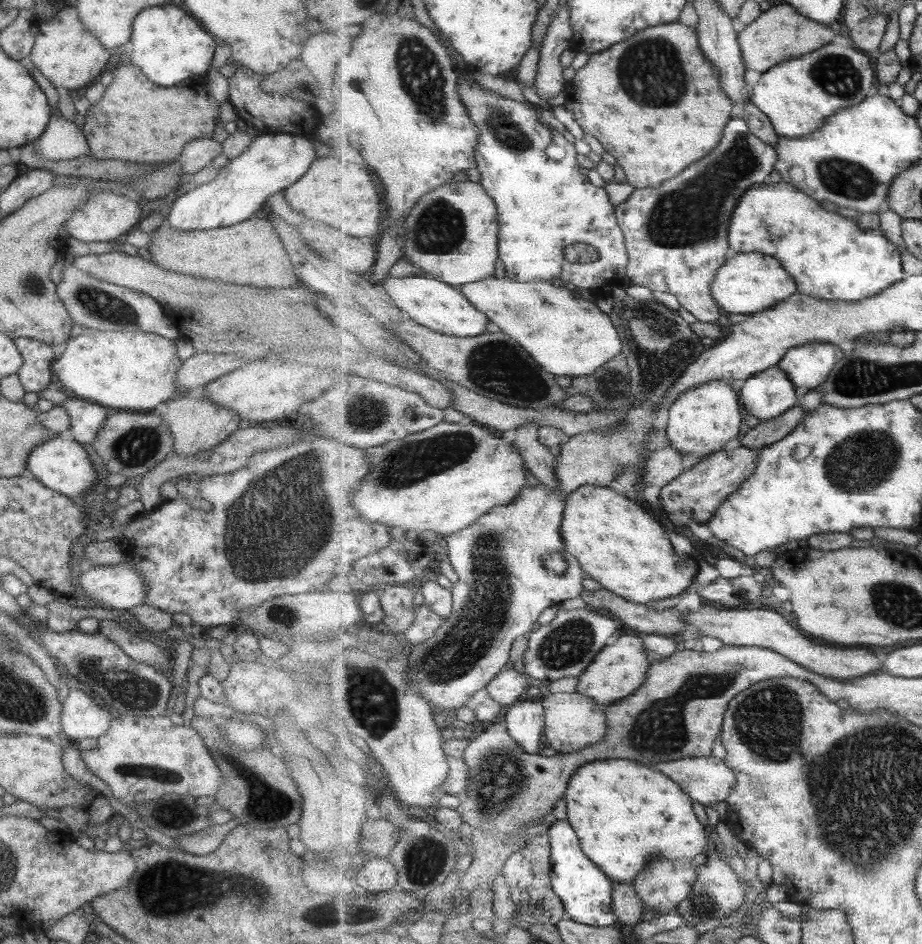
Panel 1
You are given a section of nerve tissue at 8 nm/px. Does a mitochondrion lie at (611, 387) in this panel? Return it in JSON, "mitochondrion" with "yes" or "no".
{"mitochondrion":"yes"}

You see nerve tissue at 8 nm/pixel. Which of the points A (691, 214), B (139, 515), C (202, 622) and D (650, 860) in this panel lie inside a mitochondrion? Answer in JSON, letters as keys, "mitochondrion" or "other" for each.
{"A":"mitochondrion","B":"other","C":"other","D":"other"}

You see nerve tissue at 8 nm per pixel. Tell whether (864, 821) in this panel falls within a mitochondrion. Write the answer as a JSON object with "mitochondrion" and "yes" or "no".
{"mitochondrion":"yes"}

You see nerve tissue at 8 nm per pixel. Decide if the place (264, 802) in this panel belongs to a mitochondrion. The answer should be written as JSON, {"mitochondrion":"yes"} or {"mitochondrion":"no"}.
{"mitochondrion":"yes"}

